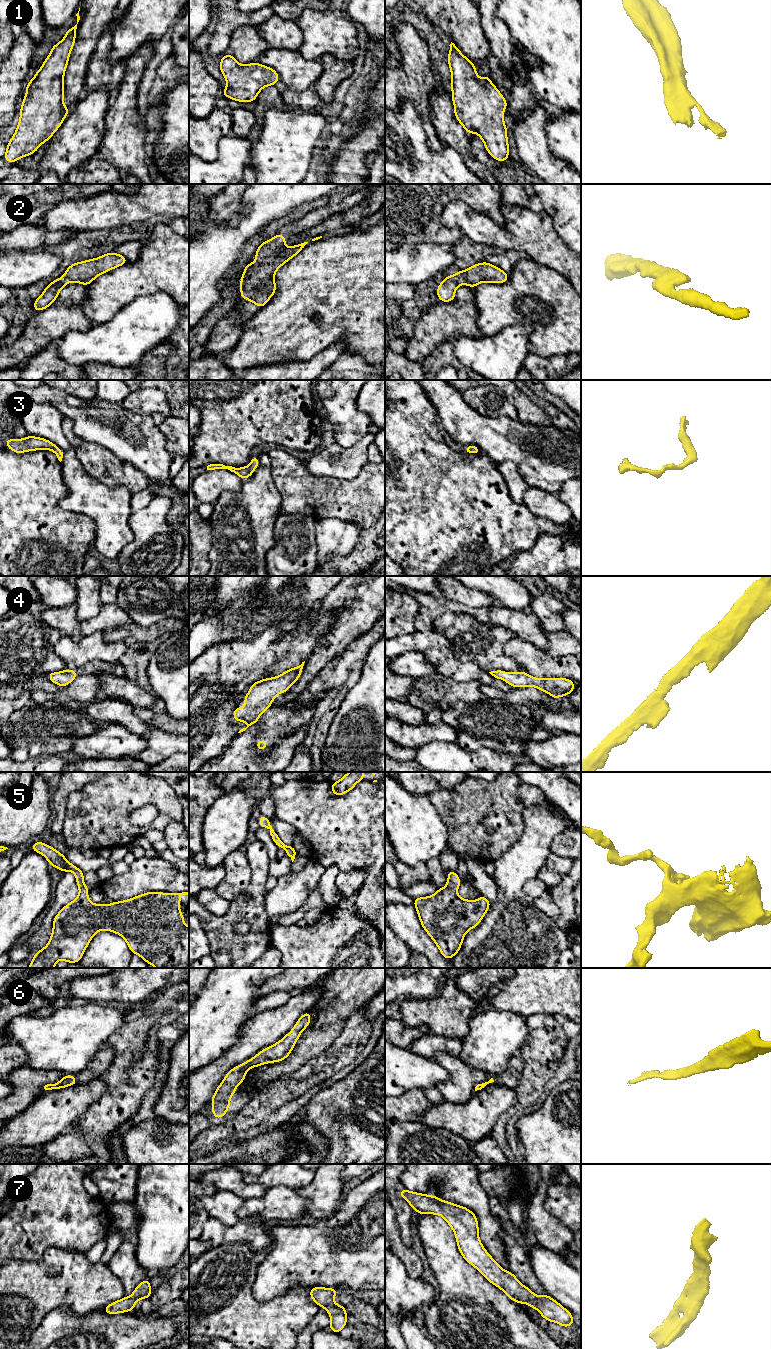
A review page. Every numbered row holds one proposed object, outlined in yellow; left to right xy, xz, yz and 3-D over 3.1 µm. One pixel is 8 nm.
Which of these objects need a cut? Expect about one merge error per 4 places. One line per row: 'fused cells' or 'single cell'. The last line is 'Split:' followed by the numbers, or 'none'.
1: single cell
2: single cell
3: single cell
4: single cell
5: single cell
6: single cell
7: single cell
Split: none

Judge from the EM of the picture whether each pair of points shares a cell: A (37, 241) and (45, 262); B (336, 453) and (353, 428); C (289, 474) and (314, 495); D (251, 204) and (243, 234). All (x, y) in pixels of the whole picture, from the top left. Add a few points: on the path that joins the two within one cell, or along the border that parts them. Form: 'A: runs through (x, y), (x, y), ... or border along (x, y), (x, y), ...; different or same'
A: border along (42, 248), (17, 251); different
B: border along (362, 437), (349, 447), (341, 447), (335, 442); different
C: runs through (295, 480), (308, 493); same
D: runs through (251, 211), (251, 220), (246, 227); same

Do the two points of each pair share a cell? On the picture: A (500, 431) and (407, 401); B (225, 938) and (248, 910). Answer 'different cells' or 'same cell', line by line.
A: different cells
B: same cell

